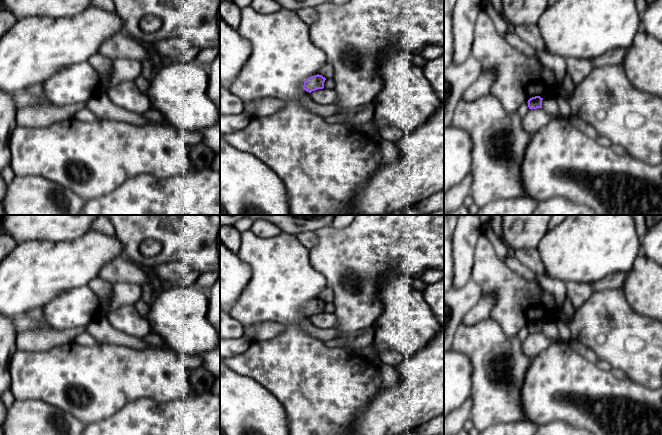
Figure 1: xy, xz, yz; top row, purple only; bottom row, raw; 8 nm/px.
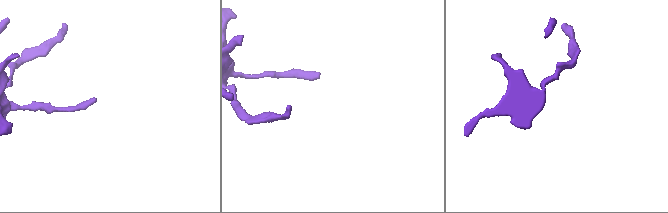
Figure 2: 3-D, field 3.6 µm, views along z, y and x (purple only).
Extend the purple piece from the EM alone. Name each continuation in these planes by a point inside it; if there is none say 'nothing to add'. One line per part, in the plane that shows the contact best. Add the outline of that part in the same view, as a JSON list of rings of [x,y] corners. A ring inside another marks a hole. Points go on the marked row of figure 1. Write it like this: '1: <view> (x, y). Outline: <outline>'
nothing to add

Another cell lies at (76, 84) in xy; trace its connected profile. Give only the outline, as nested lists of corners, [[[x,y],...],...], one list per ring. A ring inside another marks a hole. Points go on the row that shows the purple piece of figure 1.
[[[88,63],[65,67],[42,83],[49,105],[64,107],[88,102],[99,91],[101,76]]]

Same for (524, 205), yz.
[[[532,197],[499,198],[479,208],[475,215],[532,215],[539,201]]]

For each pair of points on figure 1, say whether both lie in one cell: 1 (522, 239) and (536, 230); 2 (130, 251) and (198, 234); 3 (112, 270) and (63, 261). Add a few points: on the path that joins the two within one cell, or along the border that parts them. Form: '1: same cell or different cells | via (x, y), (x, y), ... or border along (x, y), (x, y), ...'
1: same cell | via (525, 236), (533, 230)
2: same cell | via (144, 233), (180, 233)
3: different cells | border along (121, 255), (109, 260), (100, 269), (97, 276)

